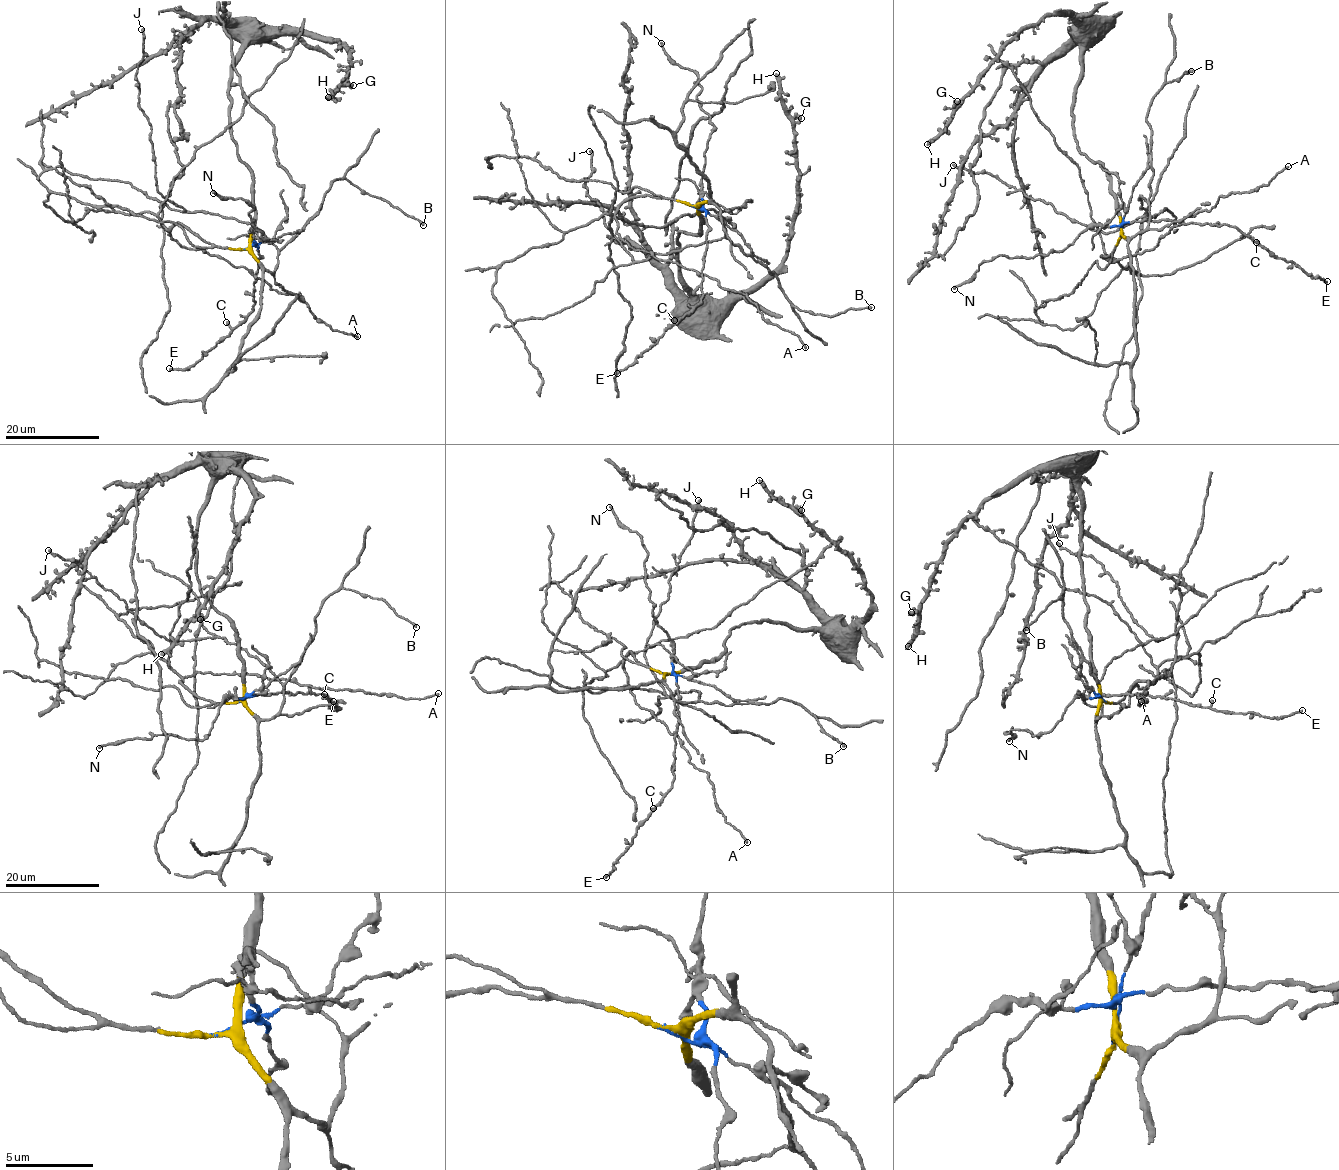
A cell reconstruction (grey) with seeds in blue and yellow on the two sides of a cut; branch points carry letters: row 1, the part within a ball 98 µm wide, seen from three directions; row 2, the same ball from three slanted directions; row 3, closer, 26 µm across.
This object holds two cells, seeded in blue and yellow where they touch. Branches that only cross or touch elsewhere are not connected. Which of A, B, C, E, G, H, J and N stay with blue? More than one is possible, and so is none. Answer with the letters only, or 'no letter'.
C, E, N

